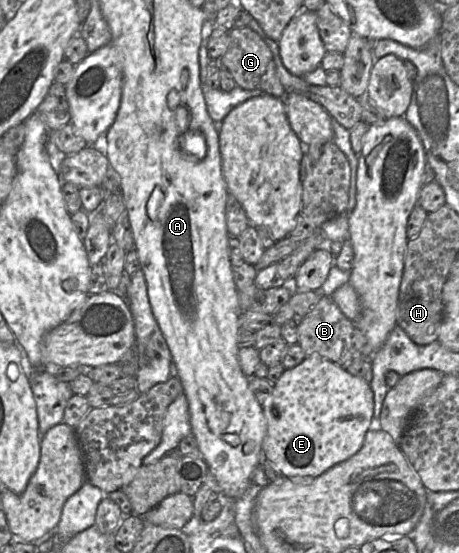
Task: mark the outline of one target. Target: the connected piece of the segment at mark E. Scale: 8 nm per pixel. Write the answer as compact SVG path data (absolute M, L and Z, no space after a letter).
M313 353L297 366L285 369L274 384L271 397L262 405L266 419L266 434L262 442L262 457L287 478L316 478L333 466L355 455L363 446L372 423L374 394L370 384L318 353Z

